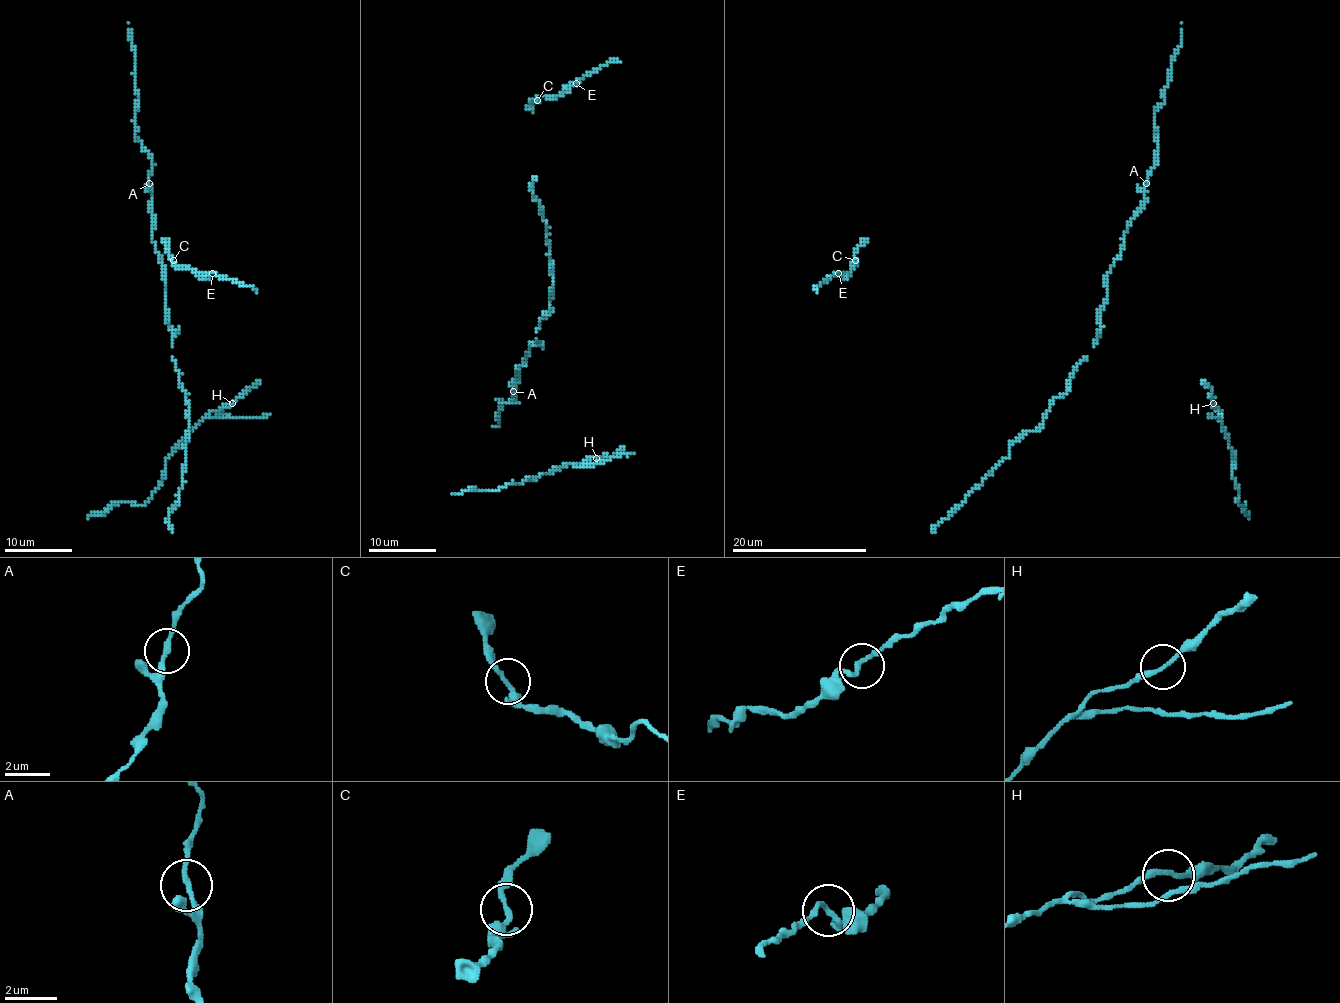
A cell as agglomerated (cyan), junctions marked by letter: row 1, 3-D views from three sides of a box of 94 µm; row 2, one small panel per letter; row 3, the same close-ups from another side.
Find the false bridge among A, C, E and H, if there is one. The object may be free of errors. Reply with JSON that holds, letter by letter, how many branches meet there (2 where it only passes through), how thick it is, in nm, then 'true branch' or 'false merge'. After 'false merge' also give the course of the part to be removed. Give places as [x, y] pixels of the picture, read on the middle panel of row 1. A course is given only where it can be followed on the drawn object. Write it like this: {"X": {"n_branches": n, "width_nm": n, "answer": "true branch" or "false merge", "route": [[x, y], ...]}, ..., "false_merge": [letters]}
{"A": {"n_branches": 2, "width_nm": 200, "answer": "true branch"}, "C": {"n_branches": 2, "width_nm": 200, "answer": "true branch"}, "E": {"n_branches": 2, "width_nm": 200, "answer": "true branch"}, "H": {"n_branches": 2, "width_nm": 200, "answer": "true branch"}, "false_merge": []}

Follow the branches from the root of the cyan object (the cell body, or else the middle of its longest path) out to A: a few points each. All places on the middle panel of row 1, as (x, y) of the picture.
A: (539, 328), (537, 341), (530, 345), (524, 365), (515, 370), (517, 388), (513, 392)

